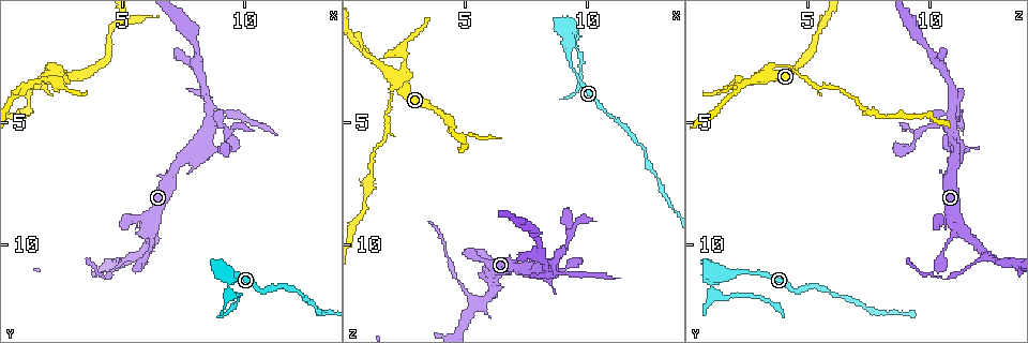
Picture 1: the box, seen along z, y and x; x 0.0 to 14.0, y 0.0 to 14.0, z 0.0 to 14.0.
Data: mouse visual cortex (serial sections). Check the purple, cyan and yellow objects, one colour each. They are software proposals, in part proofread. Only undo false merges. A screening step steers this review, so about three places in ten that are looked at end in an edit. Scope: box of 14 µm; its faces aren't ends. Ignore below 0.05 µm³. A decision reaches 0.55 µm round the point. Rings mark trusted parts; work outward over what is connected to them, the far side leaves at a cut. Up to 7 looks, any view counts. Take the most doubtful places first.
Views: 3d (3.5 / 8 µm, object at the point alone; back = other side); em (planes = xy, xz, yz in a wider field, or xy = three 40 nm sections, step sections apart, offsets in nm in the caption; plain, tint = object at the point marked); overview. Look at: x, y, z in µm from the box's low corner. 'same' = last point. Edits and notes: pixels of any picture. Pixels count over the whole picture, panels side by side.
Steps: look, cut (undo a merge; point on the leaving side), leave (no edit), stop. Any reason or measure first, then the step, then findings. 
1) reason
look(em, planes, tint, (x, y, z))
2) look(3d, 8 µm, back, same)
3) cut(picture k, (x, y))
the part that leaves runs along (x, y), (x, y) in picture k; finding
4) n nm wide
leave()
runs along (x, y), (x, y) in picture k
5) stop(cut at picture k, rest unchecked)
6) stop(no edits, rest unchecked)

small branch off a trunk
look(3d, 3.5 µm, (8.6, 4.3, 11.1))

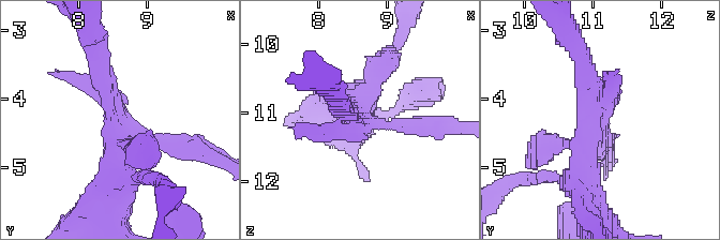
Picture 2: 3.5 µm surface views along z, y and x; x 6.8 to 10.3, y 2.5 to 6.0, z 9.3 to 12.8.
look(em, xy, step 2, tint, (8.60, 4.35, 11.10))

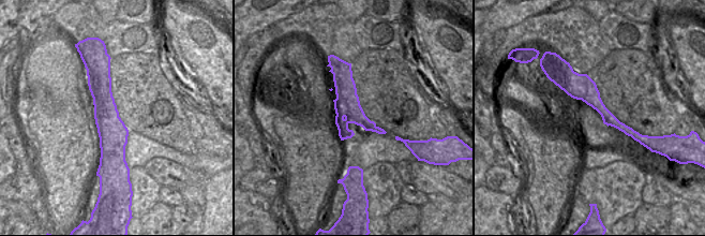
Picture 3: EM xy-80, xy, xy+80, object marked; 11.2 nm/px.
look(em, planes, tint, same)

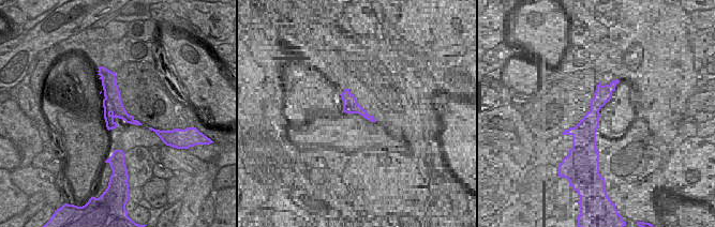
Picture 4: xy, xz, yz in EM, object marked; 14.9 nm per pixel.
cut(picture 2, (63, 76))
the part that leaves runs along (374, 122), (463, 125) in picture 2; two cells meet here

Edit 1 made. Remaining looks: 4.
looks like a crossing
look(3d, 3.5 µm, (2.3, 3.1, 3.3))

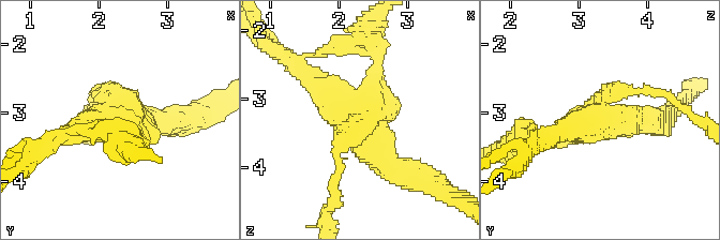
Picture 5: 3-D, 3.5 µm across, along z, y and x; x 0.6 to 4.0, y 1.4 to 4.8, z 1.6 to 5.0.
cut(picture 5, (362, 53))
a second cell is stuck on

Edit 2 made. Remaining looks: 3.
a fork
look(3d, 8 µm, (9.2, 11.2, 1.2))

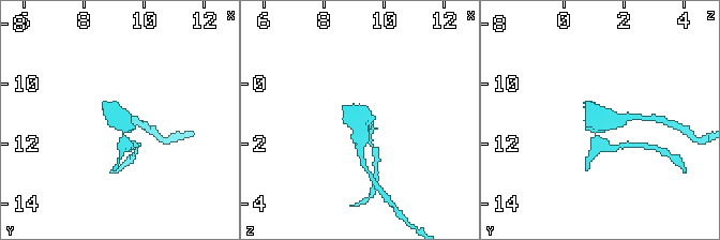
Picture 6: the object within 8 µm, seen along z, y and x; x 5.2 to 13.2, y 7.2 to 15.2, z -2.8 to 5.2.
closer look
look(3d, 3.5 µm, (9.1, 11.3, 1.2))

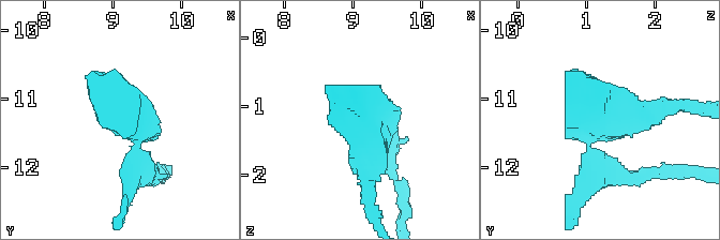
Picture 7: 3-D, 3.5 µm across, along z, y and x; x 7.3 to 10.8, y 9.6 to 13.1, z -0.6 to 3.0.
look(em, xy, step 3, tint, (9.20, 11.25, 1.20))

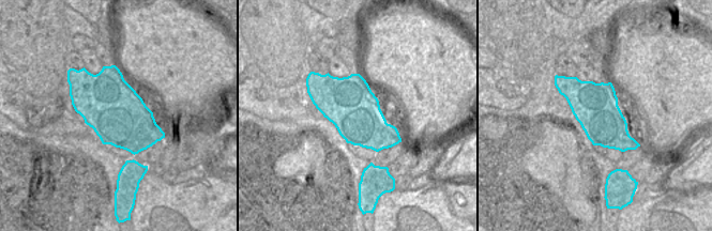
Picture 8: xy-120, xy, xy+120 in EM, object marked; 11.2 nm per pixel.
cut(picture 7, (581, 178))
the part that leaves runs along (587, 146), (620, 176), (672, 173) in picture 7; two cells meet here

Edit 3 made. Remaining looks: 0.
stop(cut at picture 2, cut at picture 5, cut at picture 7, rest unchecked)

